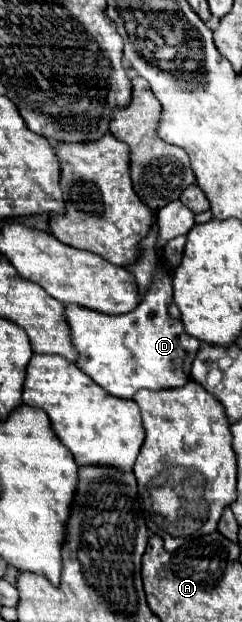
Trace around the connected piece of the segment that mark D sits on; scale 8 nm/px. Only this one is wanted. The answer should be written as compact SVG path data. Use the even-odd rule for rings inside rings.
M161 268L155 274L145 300L127 314L111 316L93 312L91 308L79 308L77 304L65 306L71 342L79 352L75 364L103 390L119 398L133 398L133 394L141 388L161 390L185 384L185 380L189 380L189 370L199 348L199 340L189 338L181 320L167 314L167 306L173 300L171 296L171 276Z

